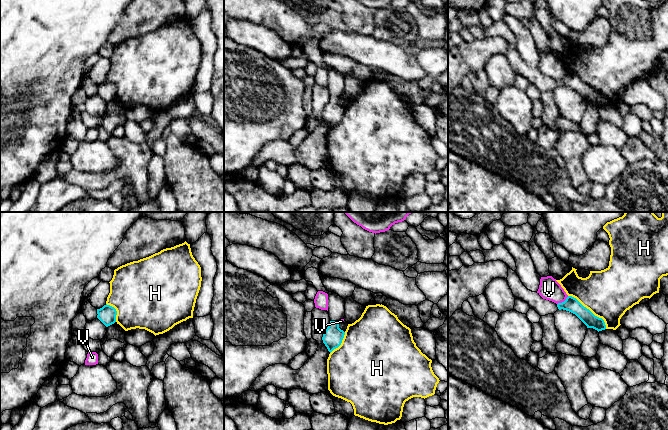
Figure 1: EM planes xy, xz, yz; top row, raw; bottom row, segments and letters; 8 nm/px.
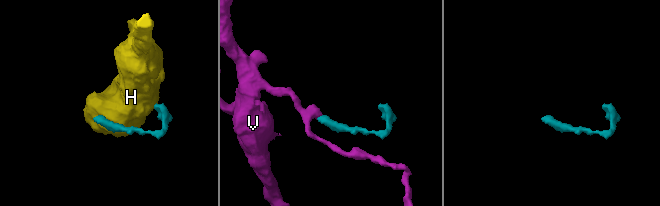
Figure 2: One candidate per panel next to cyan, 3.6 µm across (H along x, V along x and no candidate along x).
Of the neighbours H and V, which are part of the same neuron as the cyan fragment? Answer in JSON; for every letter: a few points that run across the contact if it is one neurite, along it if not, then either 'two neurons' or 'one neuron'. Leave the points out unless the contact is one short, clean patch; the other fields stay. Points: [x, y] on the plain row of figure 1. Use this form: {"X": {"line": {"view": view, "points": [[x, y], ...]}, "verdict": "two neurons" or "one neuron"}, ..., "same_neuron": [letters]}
{"H": {"verdict": "two neurons"}, "V": {"line": {"view": "yz", "points": [[568, 72], [557, 80]]}, "verdict": "two neurons"}, "same_neuron": []}

